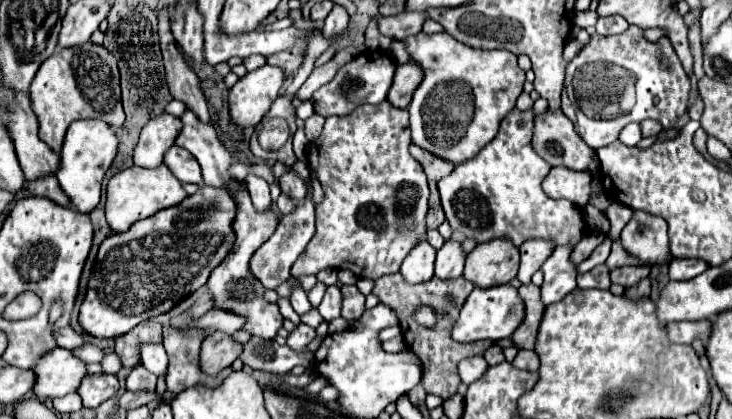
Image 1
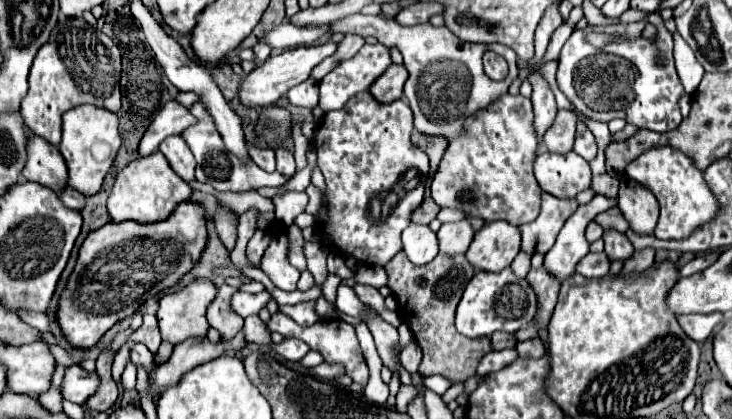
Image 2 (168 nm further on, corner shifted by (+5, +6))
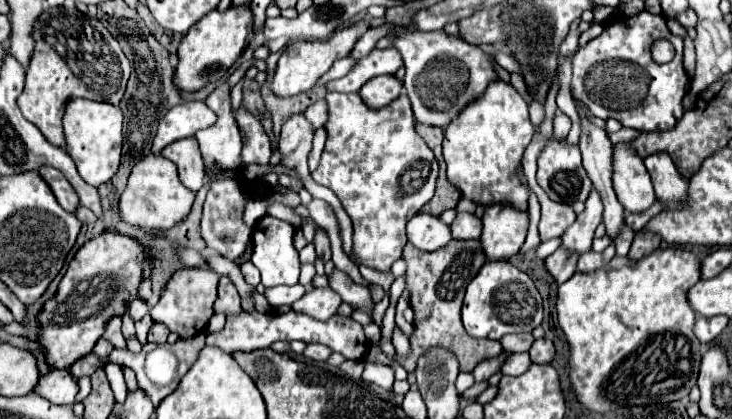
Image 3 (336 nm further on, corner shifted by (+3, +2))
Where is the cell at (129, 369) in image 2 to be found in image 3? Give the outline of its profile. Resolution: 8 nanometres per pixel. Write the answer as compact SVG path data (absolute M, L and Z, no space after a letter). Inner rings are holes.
M111 318L111 324L107 324L107 330L105 330L103 338L107 338L119 350L127 348L127 342L125 342L125 338L121 334L121 318Z

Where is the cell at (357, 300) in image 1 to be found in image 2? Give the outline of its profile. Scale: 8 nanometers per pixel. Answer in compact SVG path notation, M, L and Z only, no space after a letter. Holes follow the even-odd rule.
M357 284L353 290L355 290L355 294L359 296L359 300L361 300L363 304L369 304L369 306L375 308L379 314L381 314L383 310L387 310L385 304L383 304L383 296L379 294L377 288L373 288L373 286L365 286L365 284Z

